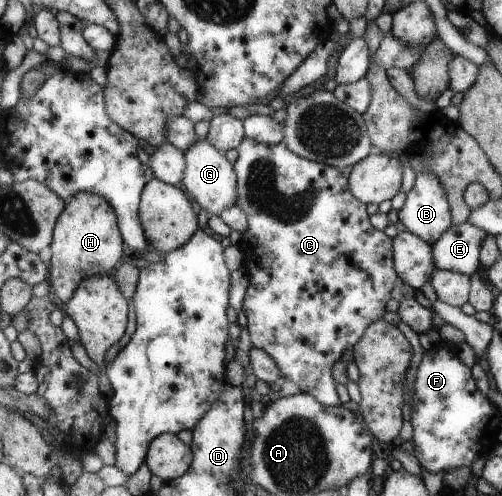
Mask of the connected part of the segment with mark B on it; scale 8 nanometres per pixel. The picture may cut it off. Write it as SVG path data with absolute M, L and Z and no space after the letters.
M418 173L404 206L397 211L407 231L433 244L453 225L447 194L435 174Z

